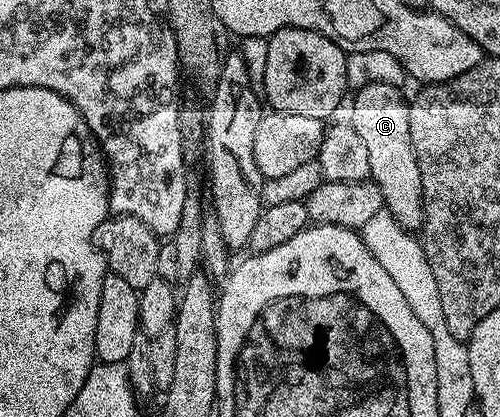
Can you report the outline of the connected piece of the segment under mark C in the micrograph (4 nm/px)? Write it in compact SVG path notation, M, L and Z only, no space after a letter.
M371 81L359 89L351 105L349 123L361 135L369 151L370 180L381 187L383 204L401 223L401 227L412 231L423 228L423 192L421 171L417 167L417 155L409 139L409 101L399 94L395 85L383 81Z

